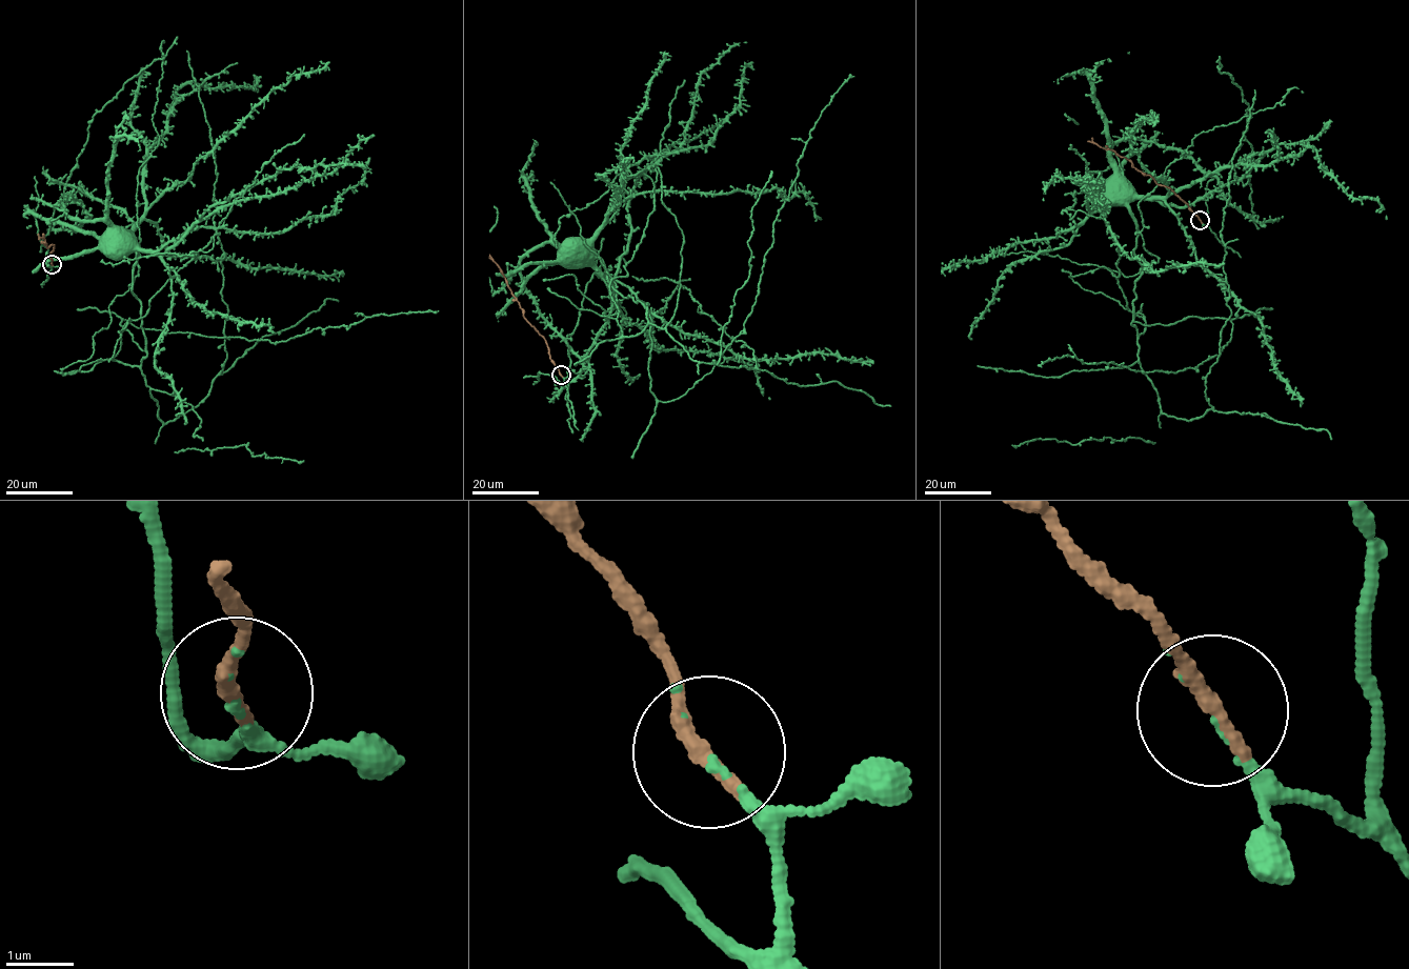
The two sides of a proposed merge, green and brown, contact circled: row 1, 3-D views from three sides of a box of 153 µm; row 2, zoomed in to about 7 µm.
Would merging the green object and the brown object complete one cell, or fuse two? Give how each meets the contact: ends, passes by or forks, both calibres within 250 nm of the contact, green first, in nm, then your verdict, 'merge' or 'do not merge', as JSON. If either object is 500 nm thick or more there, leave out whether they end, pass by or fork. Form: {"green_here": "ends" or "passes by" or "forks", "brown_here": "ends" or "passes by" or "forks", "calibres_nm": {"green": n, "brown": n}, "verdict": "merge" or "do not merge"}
{"green_here": "ends", "brown_here": "ends", "calibres_nm": {"green": 70, "brown": 280}, "verdict": "merge"}

